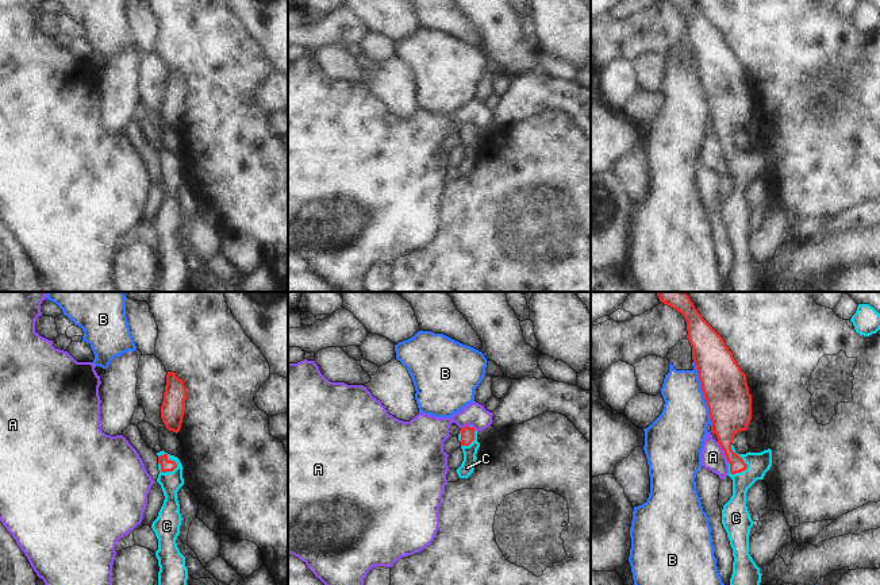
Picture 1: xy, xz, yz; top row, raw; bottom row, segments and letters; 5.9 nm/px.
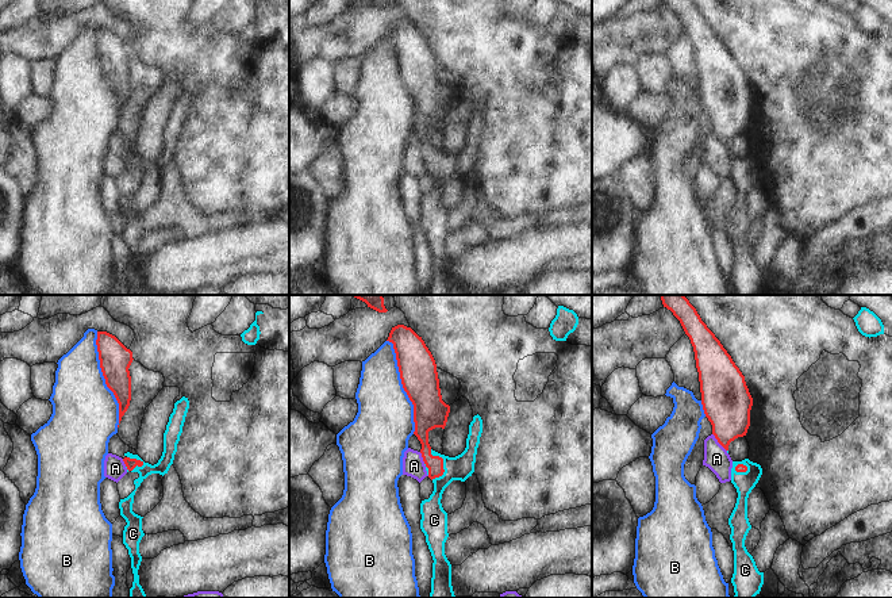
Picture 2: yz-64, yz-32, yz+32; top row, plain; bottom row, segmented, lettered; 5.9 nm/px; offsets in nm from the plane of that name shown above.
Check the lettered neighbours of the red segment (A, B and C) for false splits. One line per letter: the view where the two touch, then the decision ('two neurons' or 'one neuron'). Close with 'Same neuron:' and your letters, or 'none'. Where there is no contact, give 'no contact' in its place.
A: meets red in yz; two neurons
B: meets red in yz; two neurons
C: meets red in yz; one neuron
Same neuron: C

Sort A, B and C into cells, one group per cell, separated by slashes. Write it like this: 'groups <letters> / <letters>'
groups A / B / C

